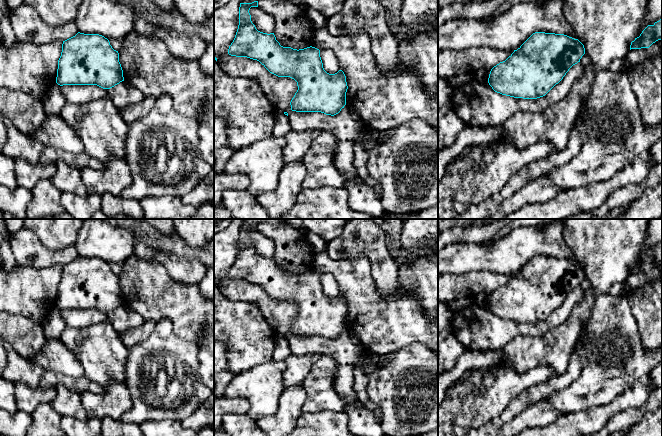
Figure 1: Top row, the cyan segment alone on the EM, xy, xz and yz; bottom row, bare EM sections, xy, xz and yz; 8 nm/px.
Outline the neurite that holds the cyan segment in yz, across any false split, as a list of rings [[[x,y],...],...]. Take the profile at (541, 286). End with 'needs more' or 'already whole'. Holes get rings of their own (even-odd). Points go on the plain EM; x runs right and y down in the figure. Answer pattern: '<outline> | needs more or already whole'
[[[535,256],[505,285],[491,293],[488,307],[495,316],[502,319],[537,323],[558,308],[584,278],[584,269],[578,263],[564,258]]] | already whole

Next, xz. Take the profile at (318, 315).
[[[258,225],[240,227],[239,249],[235,262],[228,273],[228,278],[236,281],[247,281],[259,285],[270,297],[278,301],[290,301],[297,306],[298,314],[292,322],[291,334],[296,336],[321,336],[334,340],[346,329],[348,313],[346,300],[342,294],[335,298],[327,297],[323,292],[320,274],[315,271],[293,273],[283,271],[276,264],[274,257],[263,257],[256,253],[251,245],[249,234],[258,231]]] | already whole

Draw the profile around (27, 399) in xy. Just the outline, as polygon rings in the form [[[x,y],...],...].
[[[18,381],[14,385],[17,409],[25,413],[32,414],[37,406],[50,404],[56,396],[56,388],[31,389],[23,381]]]

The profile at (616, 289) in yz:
[[[626,282],[613,284],[610,287],[608,294],[615,297],[620,296],[625,287],[626,287]]]

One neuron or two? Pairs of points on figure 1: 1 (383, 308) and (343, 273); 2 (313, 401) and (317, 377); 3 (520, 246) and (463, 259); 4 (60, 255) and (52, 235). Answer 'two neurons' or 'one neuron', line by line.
1: one neuron
2: one neuron
3: one neuron
4: two neurons

